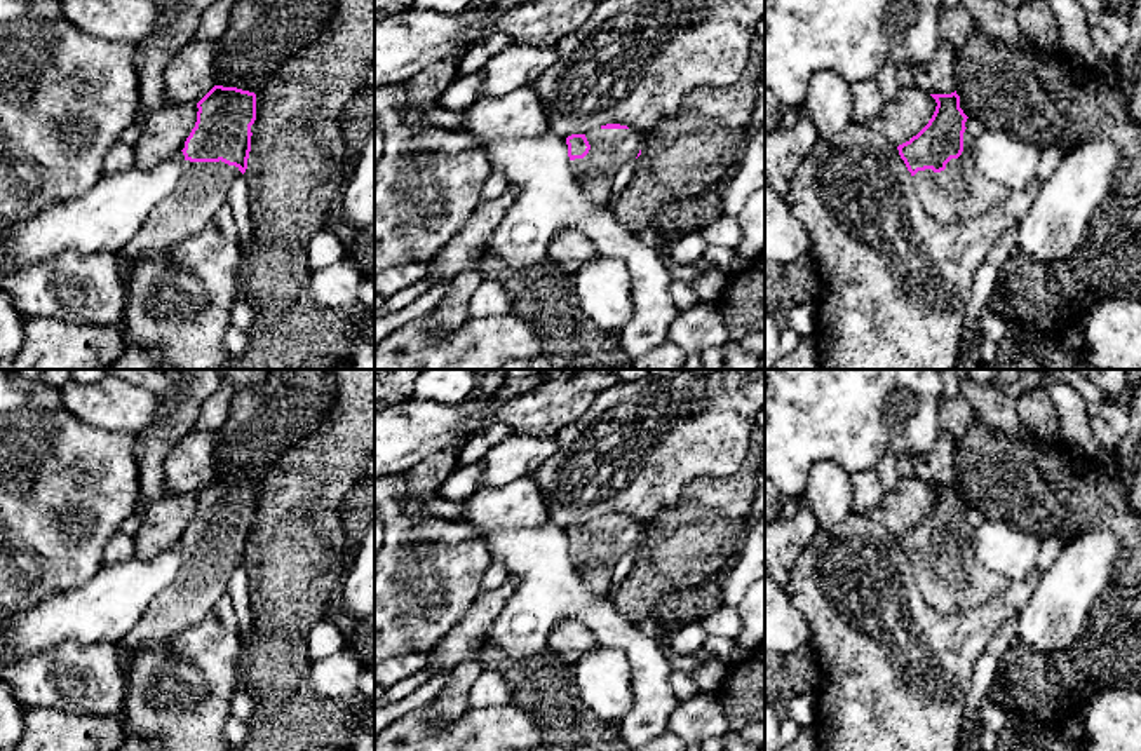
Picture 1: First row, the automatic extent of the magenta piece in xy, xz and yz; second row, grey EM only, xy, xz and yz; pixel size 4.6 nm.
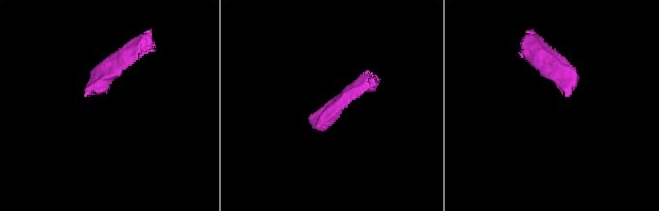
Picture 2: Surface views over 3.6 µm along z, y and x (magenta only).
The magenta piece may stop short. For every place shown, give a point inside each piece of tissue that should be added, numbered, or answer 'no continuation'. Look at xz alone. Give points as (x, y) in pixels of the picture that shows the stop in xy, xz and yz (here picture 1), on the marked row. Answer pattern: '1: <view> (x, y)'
1: xz (610, 148)

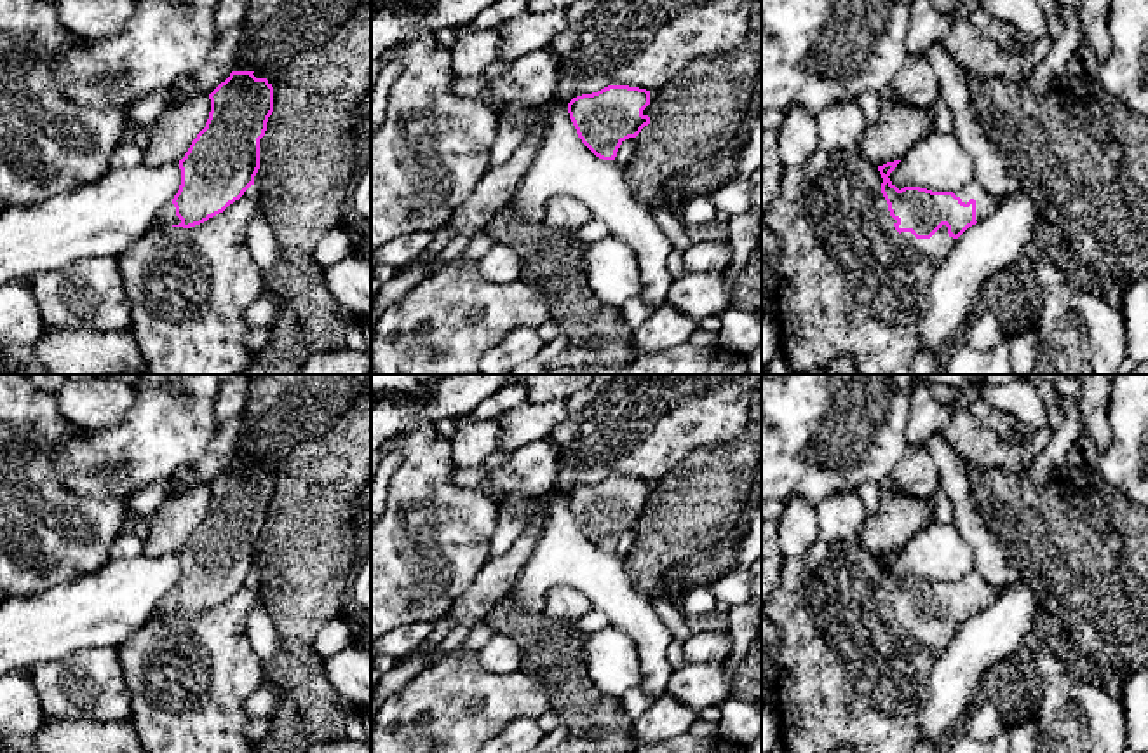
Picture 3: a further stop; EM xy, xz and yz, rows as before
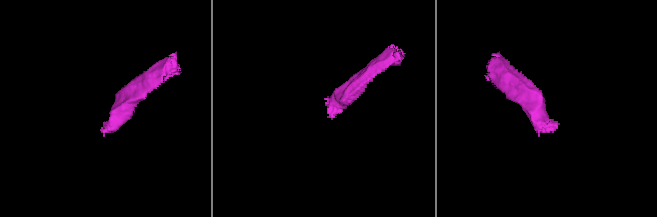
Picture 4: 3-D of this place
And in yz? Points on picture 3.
1: yz (936, 248)

